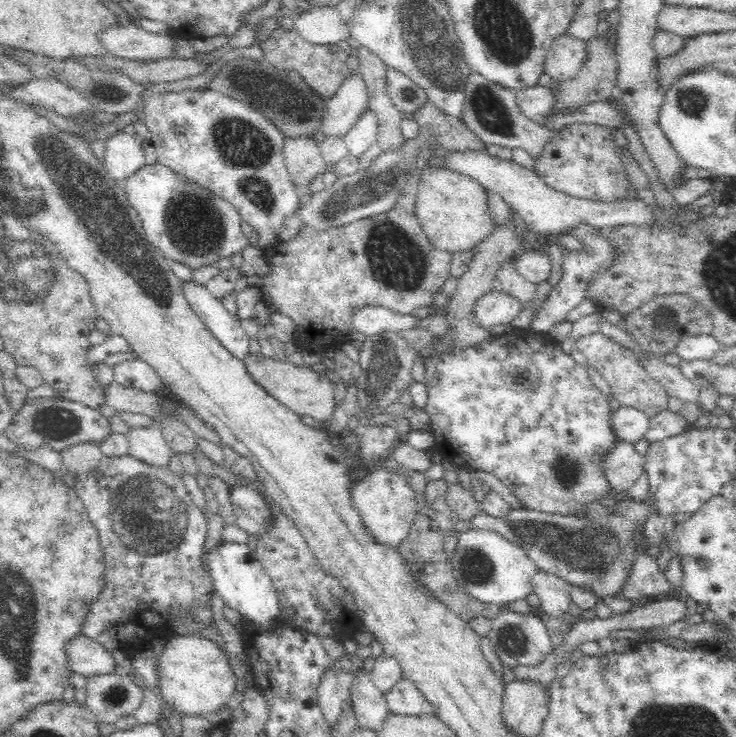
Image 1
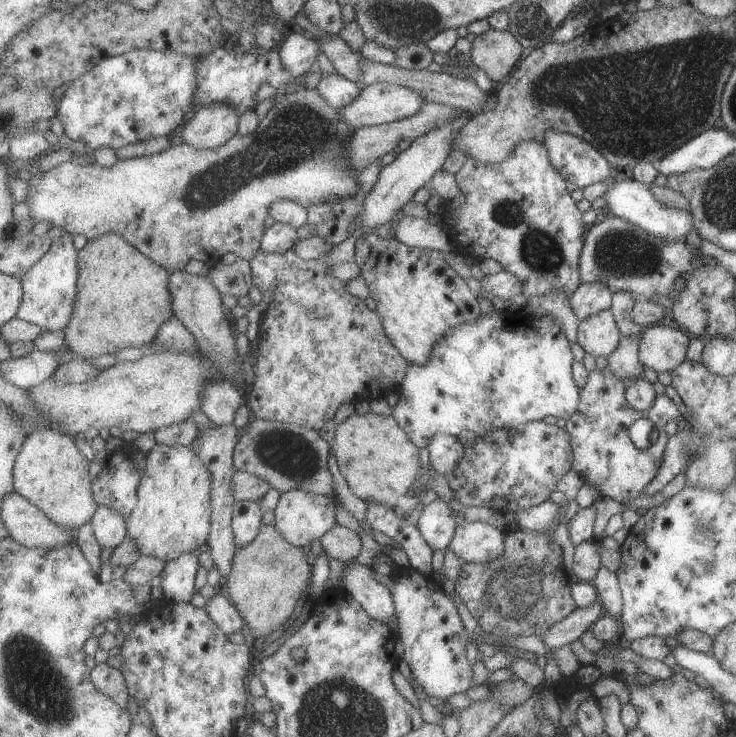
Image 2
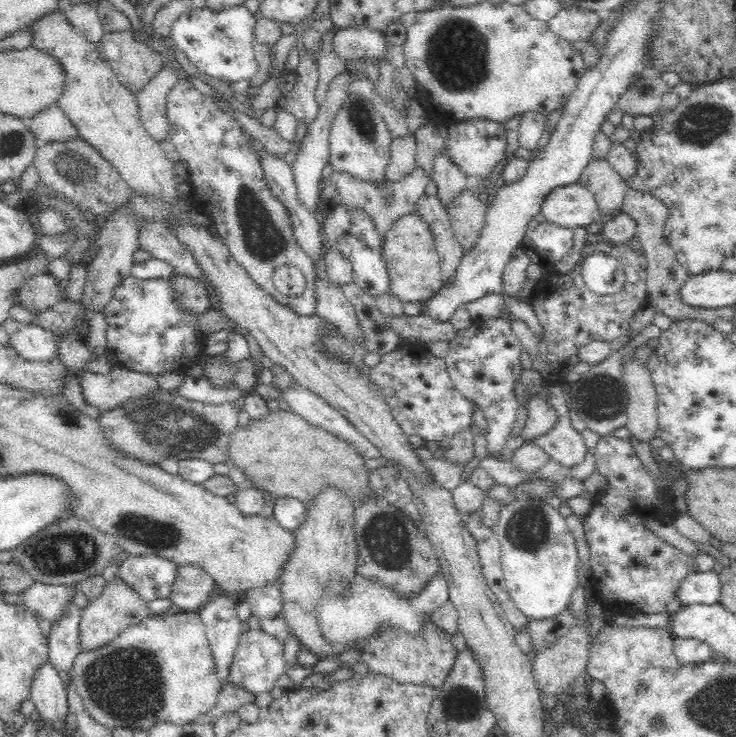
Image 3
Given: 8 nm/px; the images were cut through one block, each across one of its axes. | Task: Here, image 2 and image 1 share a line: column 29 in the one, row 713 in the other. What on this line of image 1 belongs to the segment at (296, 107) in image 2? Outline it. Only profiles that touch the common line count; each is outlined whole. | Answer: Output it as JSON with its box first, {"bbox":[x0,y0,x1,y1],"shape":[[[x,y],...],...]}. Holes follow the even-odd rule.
{"bbox":[156,634,238,716],"shape":[[[199,634],[170,637],[156,659],[159,695],[164,700],[166,709],[175,709],[181,714],[205,716],[220,710],[234,694],[238,679],[229,660],[230,655],[211,638]]]}

